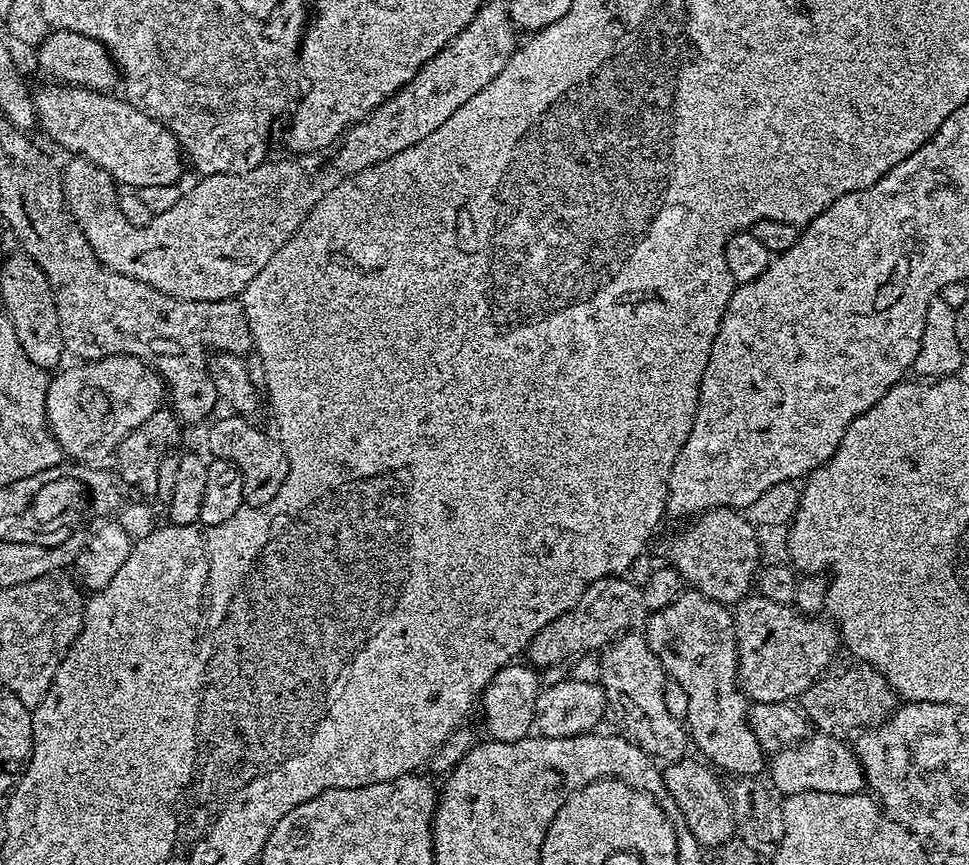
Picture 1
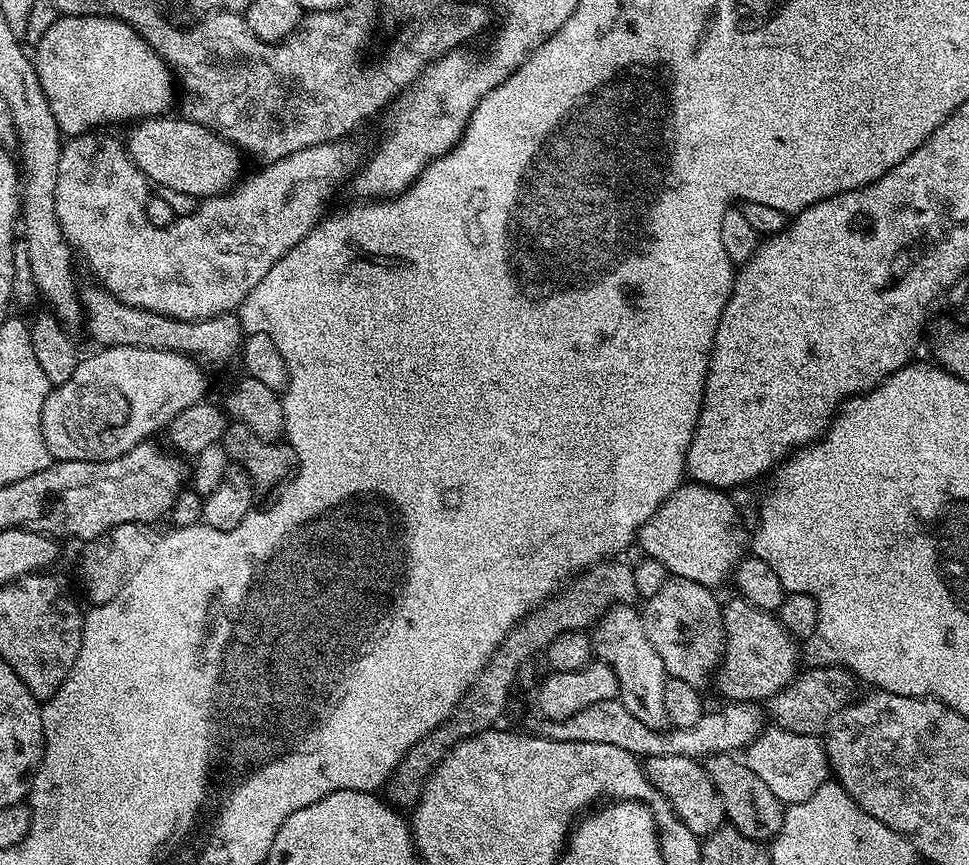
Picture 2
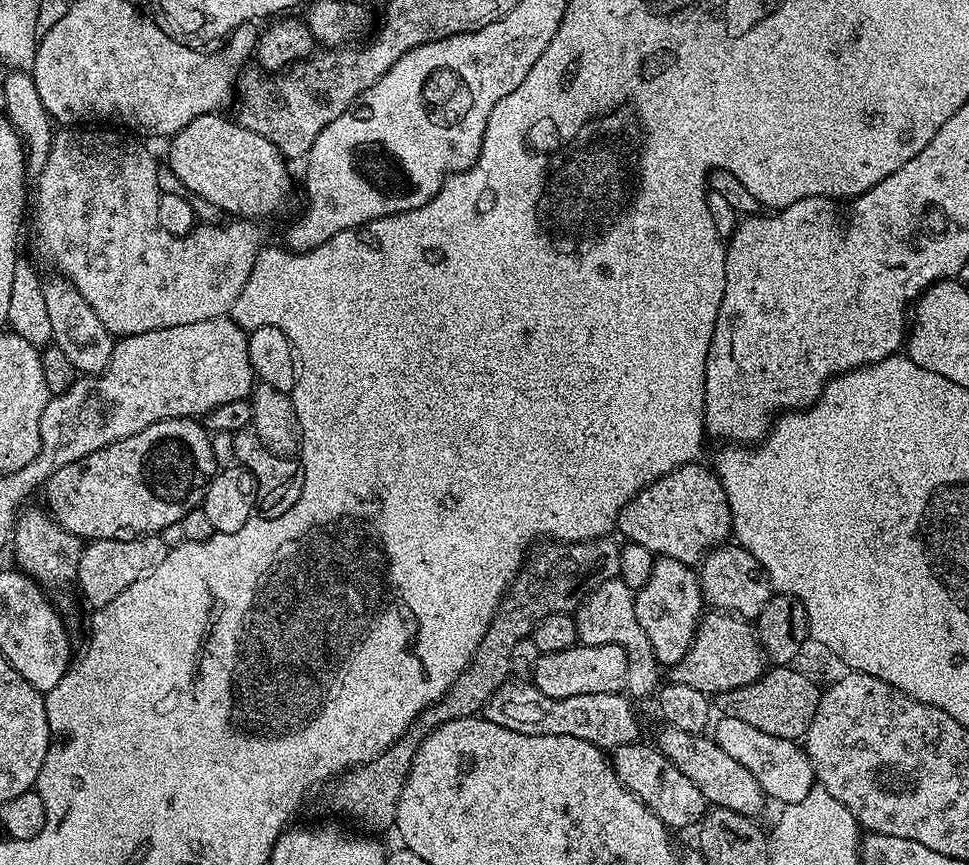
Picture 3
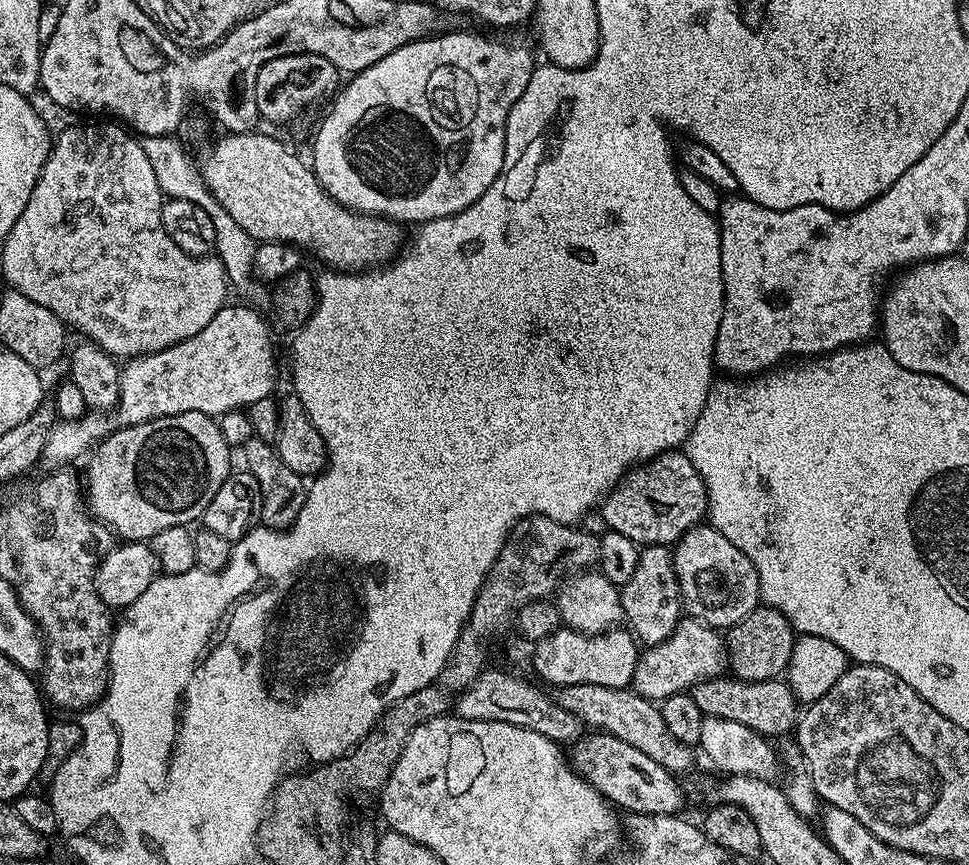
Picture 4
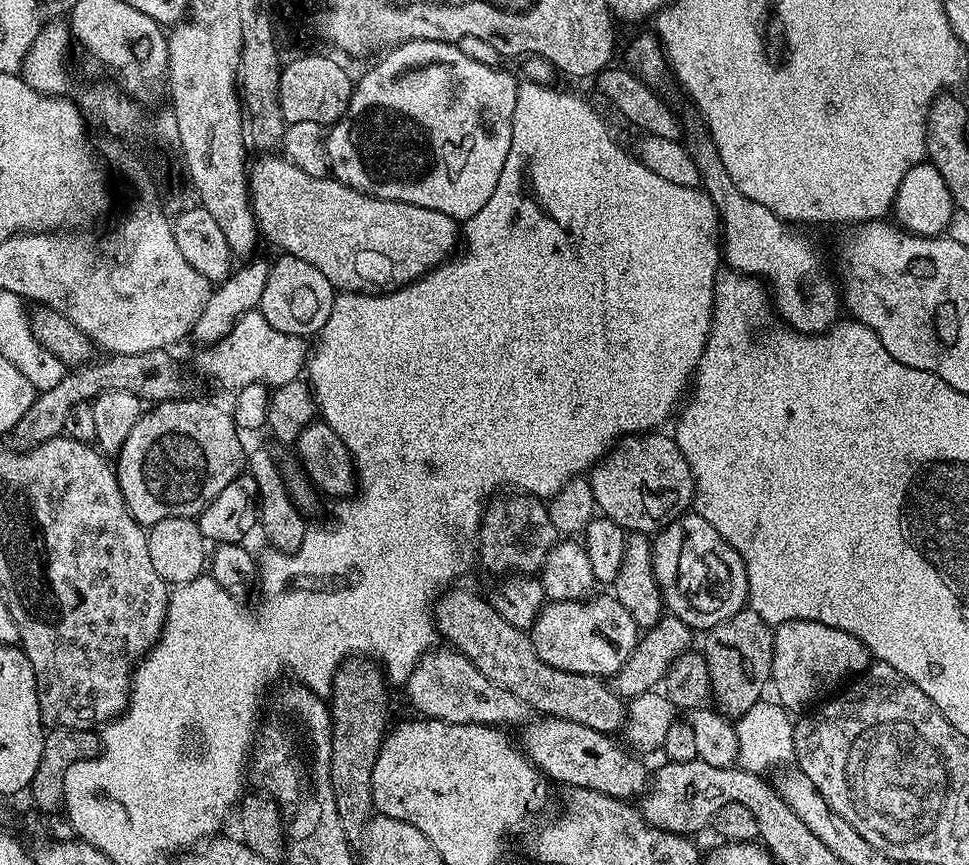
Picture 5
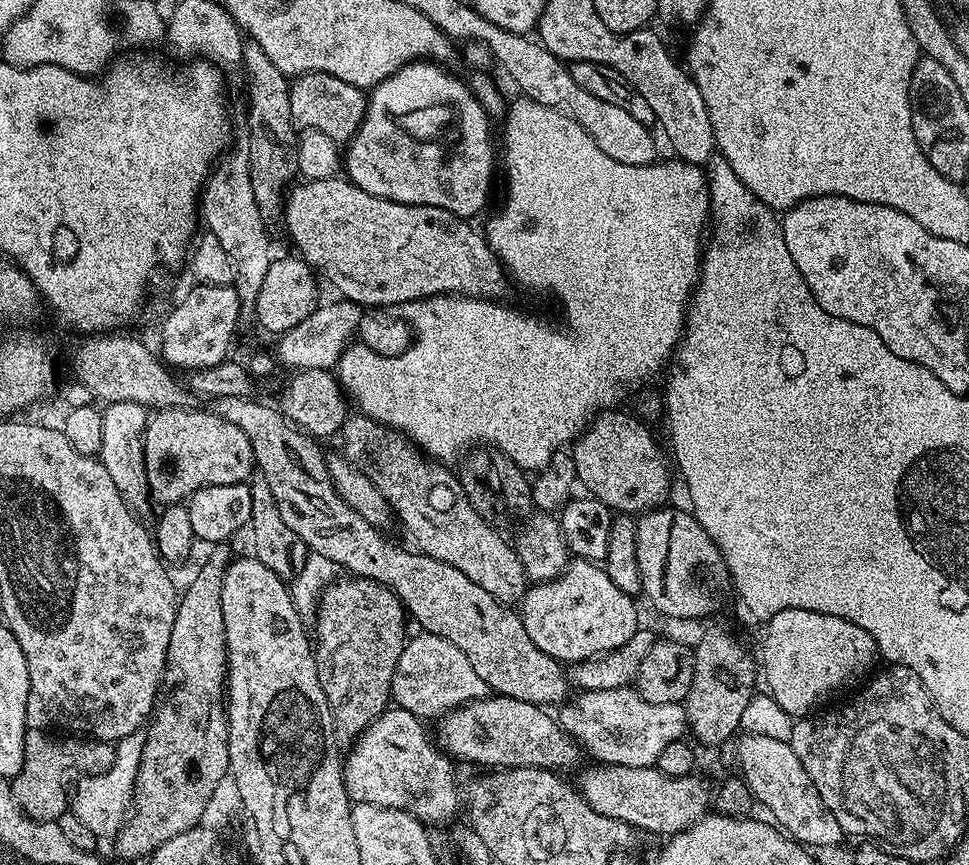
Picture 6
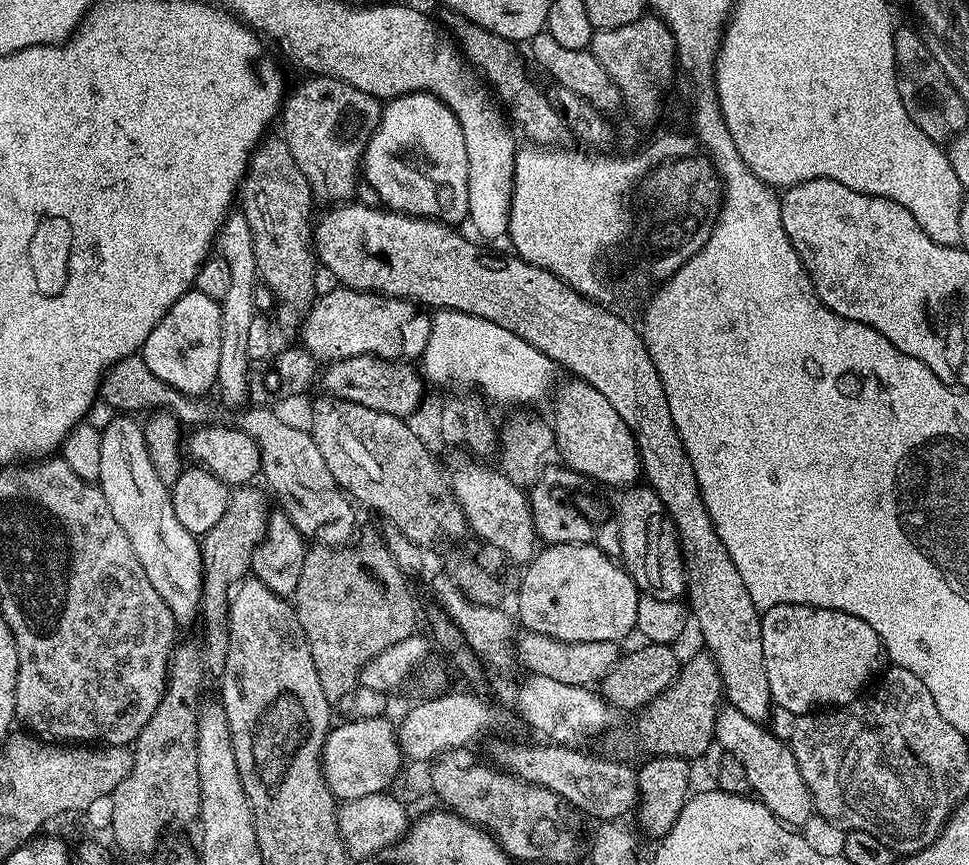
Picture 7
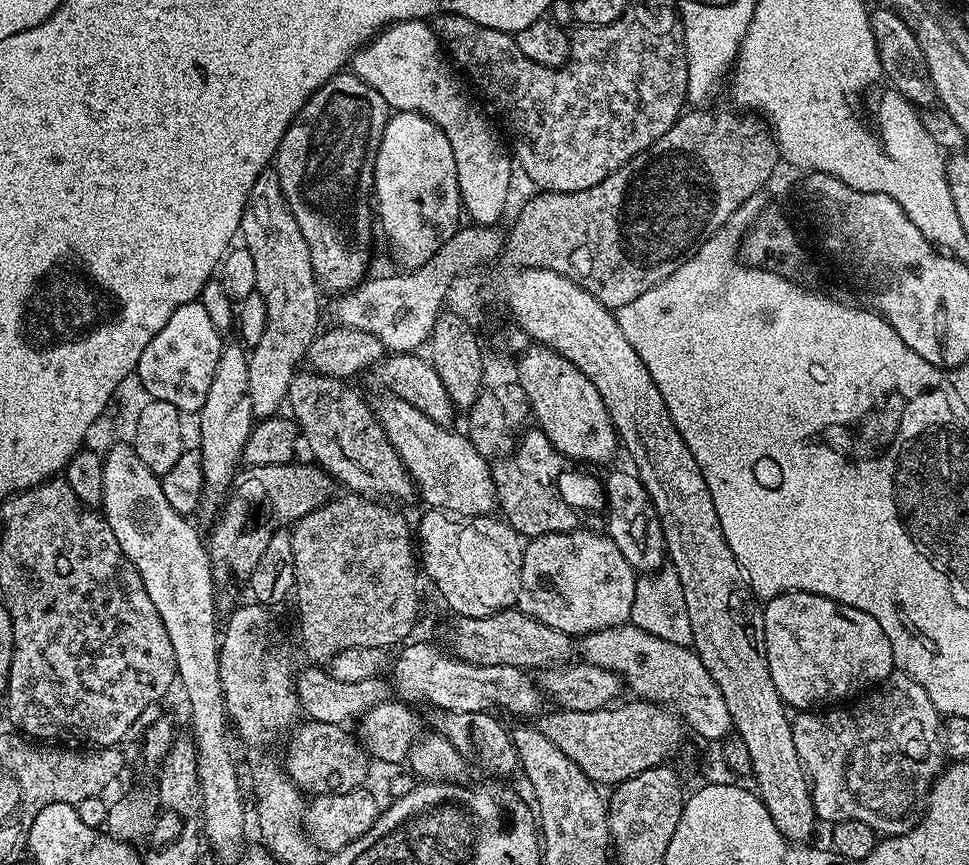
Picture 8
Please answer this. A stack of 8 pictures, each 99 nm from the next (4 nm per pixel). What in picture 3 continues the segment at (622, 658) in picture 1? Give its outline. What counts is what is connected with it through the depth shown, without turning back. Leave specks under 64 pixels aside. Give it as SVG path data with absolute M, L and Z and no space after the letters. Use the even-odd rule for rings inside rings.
M619 578L604 580L580 603L574 615L576 617L576 639L579 643L590 646L602 646L603 644L622 646L622 650L628 655L627 691L633 697L648 696L651 692L653 695L657 691L661 669L657 665L656 655L650 646L650 638L646 638L646 630L638 626L634 589L626 586L626 582L622 582Z

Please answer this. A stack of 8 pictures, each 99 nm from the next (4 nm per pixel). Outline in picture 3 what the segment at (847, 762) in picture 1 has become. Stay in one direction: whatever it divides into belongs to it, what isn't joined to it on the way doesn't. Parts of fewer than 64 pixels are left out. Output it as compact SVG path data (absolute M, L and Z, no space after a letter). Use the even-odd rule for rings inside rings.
M721 715L715 721L714 739L716 743L730 754L741 766L746 766L754 778L758 778L758 786L762 786L765 797L777 800L777 805L793 804L802 802L806 794L814 786L812 775L812 763L808 753L797 741L786 738L774 738L774 734L762 734L762 730L754 730L754 726L749 726L747 722L742 722L738 718L730 718Z

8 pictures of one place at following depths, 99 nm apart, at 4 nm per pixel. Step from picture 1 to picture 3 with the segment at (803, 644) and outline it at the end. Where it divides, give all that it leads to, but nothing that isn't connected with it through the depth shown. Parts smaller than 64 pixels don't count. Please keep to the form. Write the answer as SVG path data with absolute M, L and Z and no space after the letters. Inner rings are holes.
M708 610L701 615L690 650L679 662L671 665L670 680L694 686L694 690L719 694L726 690L738 690L738 686L754 682L765 670L764 647L756 637L755 627L731 612Z

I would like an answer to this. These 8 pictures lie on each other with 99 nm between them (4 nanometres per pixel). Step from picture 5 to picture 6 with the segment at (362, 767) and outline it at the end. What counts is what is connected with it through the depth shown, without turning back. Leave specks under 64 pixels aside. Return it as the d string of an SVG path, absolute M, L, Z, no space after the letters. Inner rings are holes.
M337 578L325 588L316 606L316 634L314 630L314 651L318 666L318 682L322 682L322 694L330 706L332 720L336 723L336 738L341 745L356 743L369 726L383 712L388 711L392 698L392 679L398 666L398 658L406 643L404 620L406 609L396 597L396 593L374 580L363 578Z

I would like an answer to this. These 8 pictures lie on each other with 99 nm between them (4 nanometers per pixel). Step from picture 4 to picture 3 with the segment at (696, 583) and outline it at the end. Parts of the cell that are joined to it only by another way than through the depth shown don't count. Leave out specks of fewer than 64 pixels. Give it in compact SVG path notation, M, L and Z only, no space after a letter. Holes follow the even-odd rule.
M725 542L713 548L700 561L698 575L700 577L700 593L704 595L705 605L722 612L731 612L732 615L741 617L749 622L755 621L756 616L762 614L762 606L766 606L766 602L770 602L770 598L774 594L770 578L766 574L766 570L758 562L758 558L754 558L754 554L750 554L735 542Z

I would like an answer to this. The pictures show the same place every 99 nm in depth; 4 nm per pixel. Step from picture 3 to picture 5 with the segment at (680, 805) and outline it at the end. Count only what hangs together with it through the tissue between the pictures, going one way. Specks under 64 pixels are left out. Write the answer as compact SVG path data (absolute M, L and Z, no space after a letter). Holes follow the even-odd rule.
M545 716L534 720L523 725L522 747L532 764L549 781L557 780L568 788L585 788L627 801L639 797L647 789L650 768L648 772L647 766L639 760L641 757L625 747L619 739L616 741L607 732L590 730L590 726L582 726L579 722L566 722L562 718Z

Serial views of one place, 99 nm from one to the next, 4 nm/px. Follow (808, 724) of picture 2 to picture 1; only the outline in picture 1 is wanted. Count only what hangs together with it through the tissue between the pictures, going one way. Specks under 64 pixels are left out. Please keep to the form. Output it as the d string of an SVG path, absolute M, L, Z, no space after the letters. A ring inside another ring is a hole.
M863 662L838 668L825 672L798 700L799 707L817 733L848 738L863 729L876 728L896 711L898 695L895 687L878 668Z

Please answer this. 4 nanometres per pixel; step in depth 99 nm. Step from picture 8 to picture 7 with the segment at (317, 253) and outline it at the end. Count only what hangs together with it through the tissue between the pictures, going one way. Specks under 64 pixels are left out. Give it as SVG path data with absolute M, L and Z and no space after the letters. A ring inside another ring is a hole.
M313 75L305 84L287 93L282 105L282 137L317 201L344 202L351 197L348 195L356 188L364 151L376 133L381 111L381 101L375 96L332 76Z

